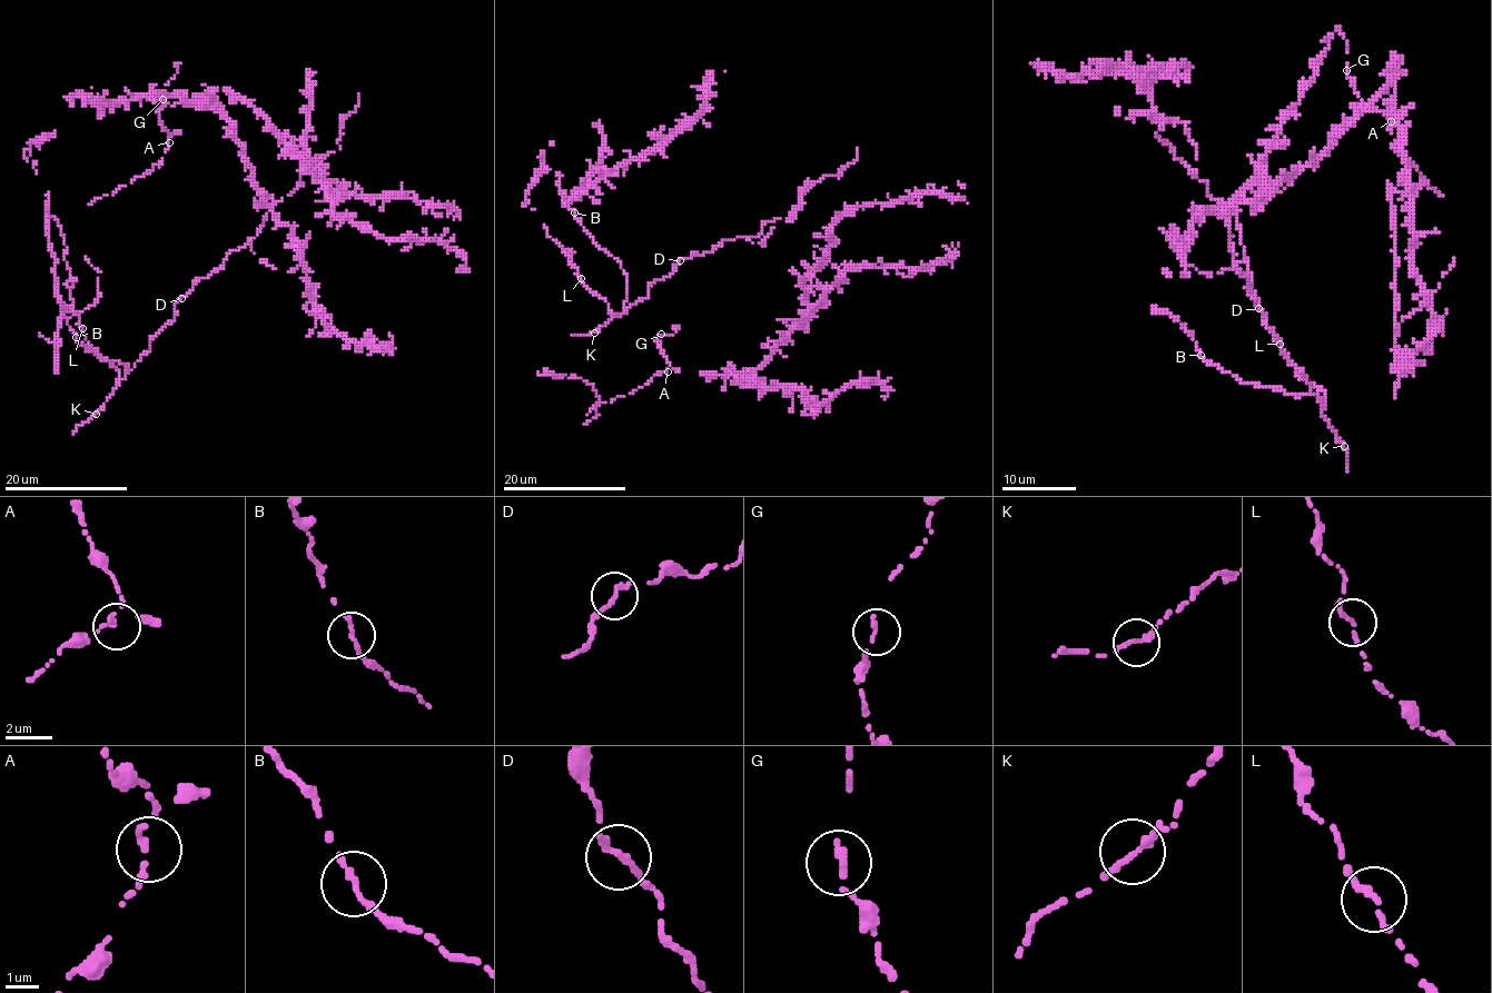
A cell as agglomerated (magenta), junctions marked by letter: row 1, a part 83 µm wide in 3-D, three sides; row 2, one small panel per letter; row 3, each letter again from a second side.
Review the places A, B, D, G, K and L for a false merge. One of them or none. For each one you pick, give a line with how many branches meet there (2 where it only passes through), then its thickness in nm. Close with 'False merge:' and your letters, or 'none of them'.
False merge: none of them

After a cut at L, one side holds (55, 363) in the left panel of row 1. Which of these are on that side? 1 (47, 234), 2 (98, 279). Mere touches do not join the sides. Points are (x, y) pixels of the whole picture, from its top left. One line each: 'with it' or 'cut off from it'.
1: with it
2: with it

